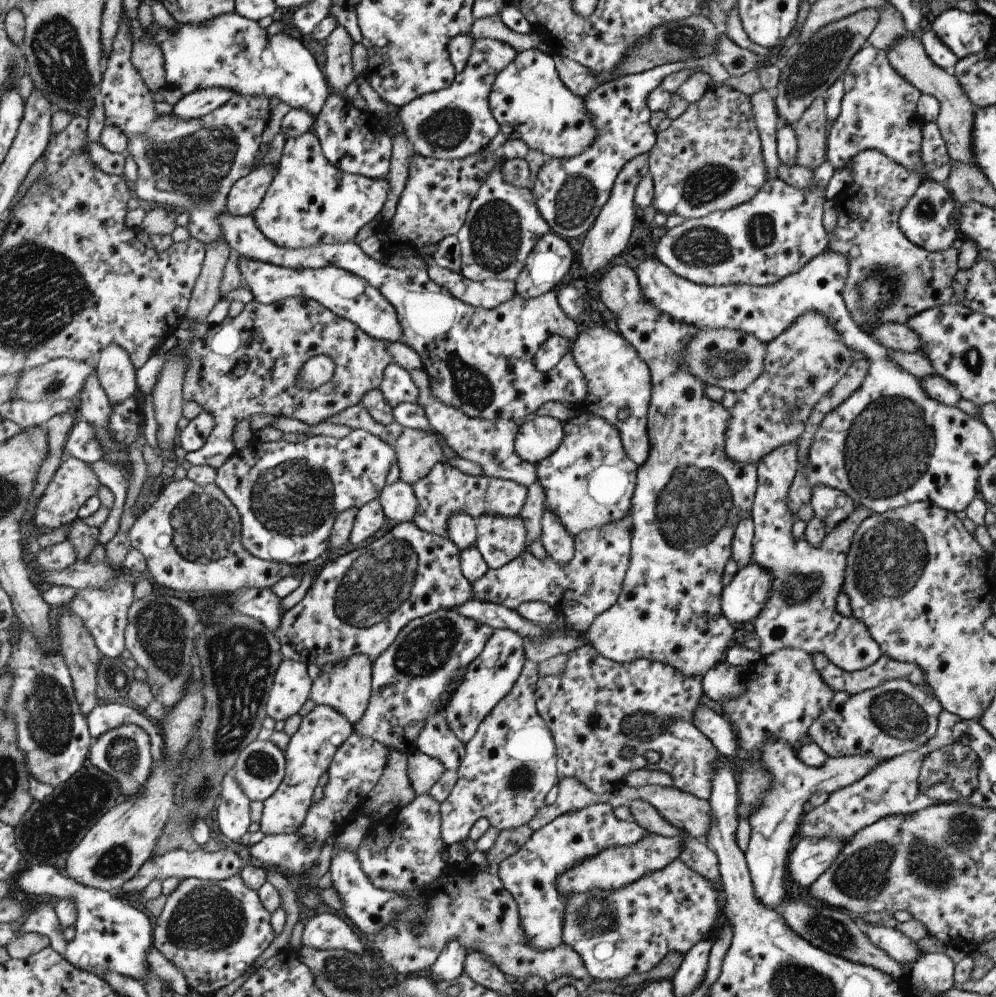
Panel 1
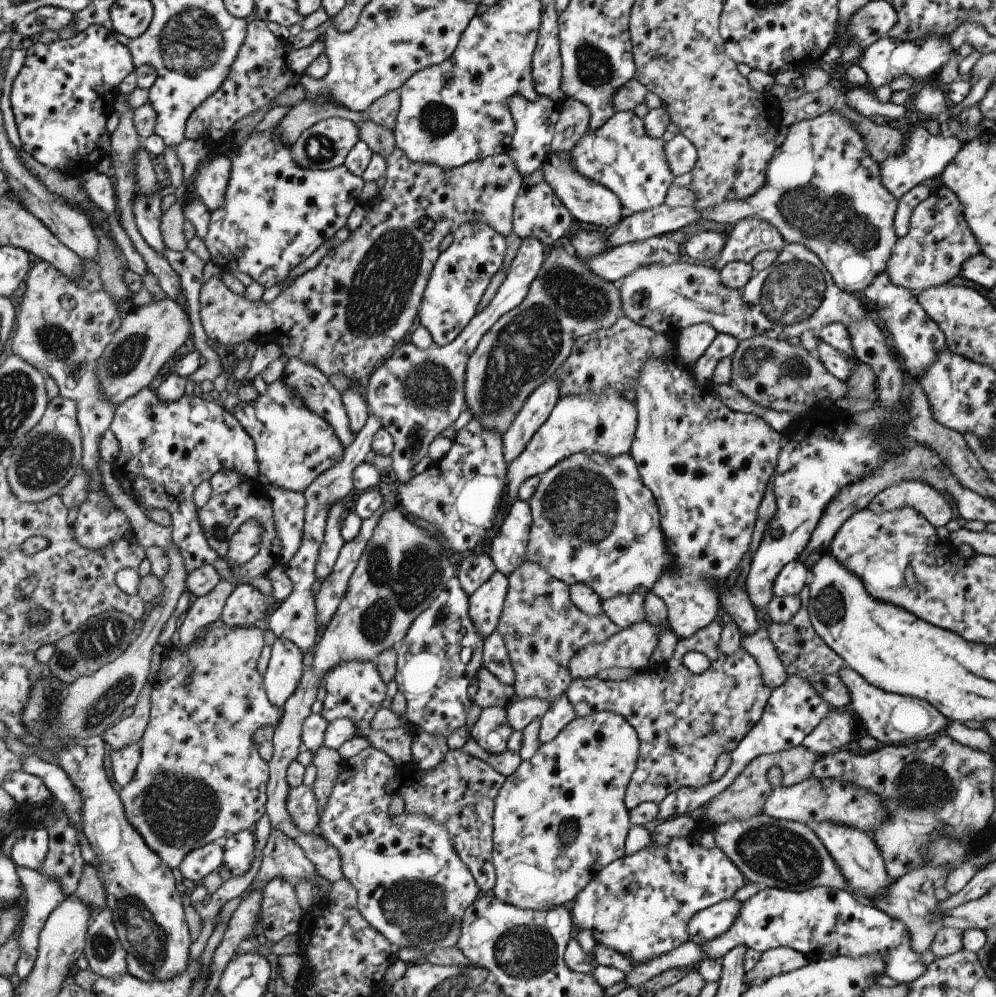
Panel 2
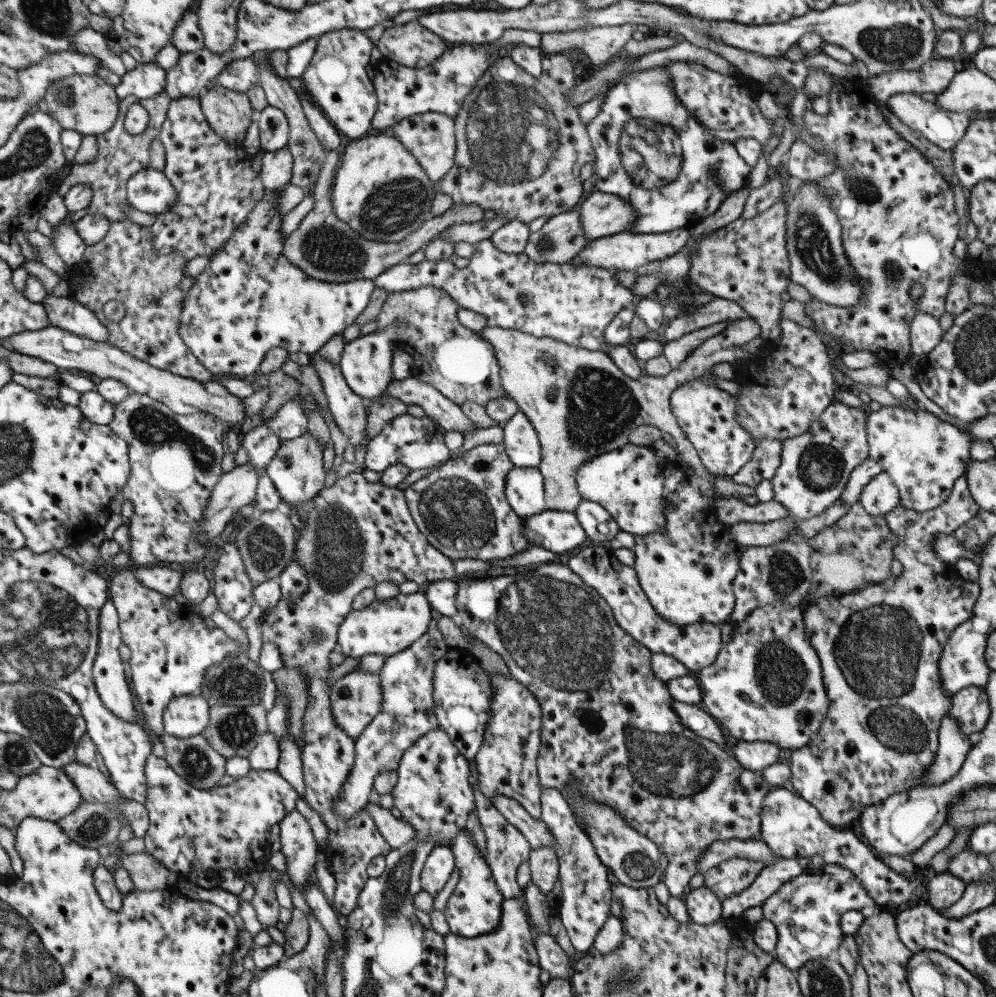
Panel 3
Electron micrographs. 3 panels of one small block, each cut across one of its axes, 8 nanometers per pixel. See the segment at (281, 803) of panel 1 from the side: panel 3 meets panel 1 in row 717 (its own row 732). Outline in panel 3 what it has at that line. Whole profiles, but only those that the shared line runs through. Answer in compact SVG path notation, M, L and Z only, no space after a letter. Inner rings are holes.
M351 472L347 476L335 480L331 487L321 489L312 500L313 510L309 510L305 514L304 526L297 531L295 538L294 560L307 573L305 576L307 577L307 590L295 602L279 598L273 608L262 612L259 621L262 629L261 644L263 641L273 641L281 654L282 666L296 667L303 676L307 676L307 703L301 719L301 732L303 732L305 742L300 751L303 785L305 785L303 800L311 810L315 810L321 816L321 820L325 824L325 830L329 836L325 846L329 846L335 852L341 852L339 860L341 860L343 870L333 870L332 872L333 878L337 882L332 902L337 913L346 917L355 908L357 896L368 879L366 866L369 864L369 860L379 855L385 857L390 846L381 836L365 806L361 807L359 811L355 811L355 814L349 815L347 820L337 820L337 813L333 809L333 802L339 798L339 790L354 764L354 741L339 726L335 726L335 722L331 718L329 652L336 647L337 630L352 609L353 597L364 588L378 588L387 583L396 589L403 581L413 581L417 585L424 586L436 580L456 580L459 577L452 568L452 561L432 548L423 534L420 534L415 527L405 503L404 492L401 489L388 488L378 483L371 484L363 479L361 473Z

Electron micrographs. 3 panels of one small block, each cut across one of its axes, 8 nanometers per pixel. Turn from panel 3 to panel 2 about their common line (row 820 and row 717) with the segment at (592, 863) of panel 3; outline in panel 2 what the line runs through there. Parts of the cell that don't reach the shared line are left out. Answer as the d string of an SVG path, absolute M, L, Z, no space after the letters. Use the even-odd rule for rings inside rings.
M565 694L556 697L547 712L540 718L538 730L540 742L546 743L553 740L559 731L576 717L574 711Z

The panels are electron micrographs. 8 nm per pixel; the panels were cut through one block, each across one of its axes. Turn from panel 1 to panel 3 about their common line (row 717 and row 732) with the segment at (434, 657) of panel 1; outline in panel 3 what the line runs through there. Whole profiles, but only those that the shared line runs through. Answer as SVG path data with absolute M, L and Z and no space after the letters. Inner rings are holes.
M431 618L427 631L419 639L401 652L386 657L383 666L376 672L381 688L381 708L354 740L354 764L339 790L339 798L333 802L337 820L347 820L349 815L365 806L377 773L396 772L403 752L420 736L439 727L431 695L433 668L448 650L441 632L437 630L436 621Z

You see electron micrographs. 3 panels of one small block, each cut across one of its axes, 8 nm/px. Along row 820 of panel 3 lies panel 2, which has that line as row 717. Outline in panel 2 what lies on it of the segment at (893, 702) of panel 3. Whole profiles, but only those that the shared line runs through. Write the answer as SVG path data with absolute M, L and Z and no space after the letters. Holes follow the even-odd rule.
M831 709L800 742L805 749L816 755L834 753L850 740L857 740L860 724L850 709Z

